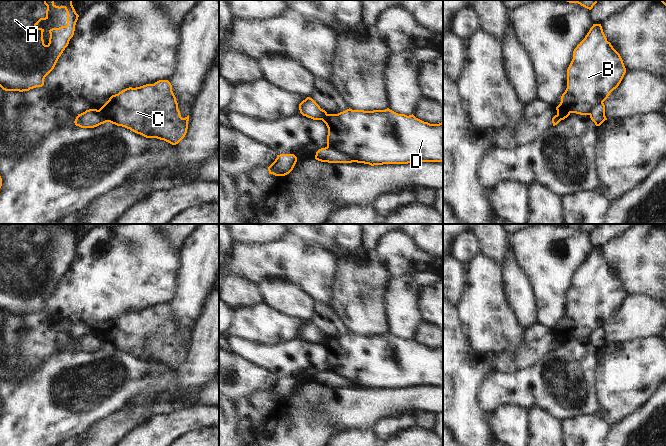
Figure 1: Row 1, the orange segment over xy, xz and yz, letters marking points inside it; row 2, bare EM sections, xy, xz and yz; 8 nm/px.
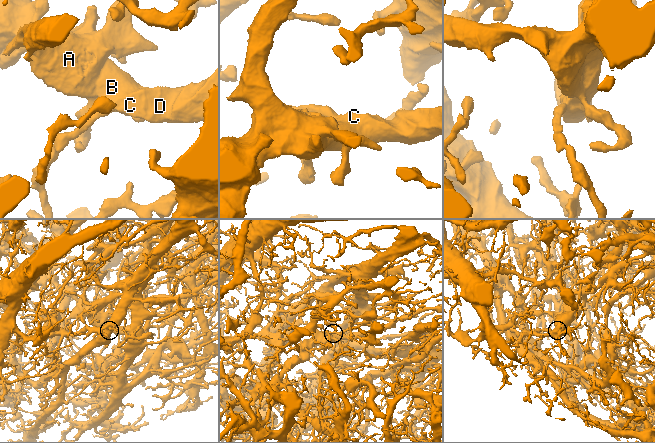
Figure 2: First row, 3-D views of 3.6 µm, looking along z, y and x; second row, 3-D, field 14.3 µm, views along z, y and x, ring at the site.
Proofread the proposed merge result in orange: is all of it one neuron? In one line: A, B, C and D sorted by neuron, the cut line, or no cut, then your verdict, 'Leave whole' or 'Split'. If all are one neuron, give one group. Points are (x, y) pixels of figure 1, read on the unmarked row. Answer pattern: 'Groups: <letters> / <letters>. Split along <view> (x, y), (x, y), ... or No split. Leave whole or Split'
Groups: A / B C D. Split along xz (327, 370), (344, 377), (352, 385). Split

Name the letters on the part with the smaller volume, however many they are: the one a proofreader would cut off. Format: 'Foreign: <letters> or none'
Foreign: B, C, D

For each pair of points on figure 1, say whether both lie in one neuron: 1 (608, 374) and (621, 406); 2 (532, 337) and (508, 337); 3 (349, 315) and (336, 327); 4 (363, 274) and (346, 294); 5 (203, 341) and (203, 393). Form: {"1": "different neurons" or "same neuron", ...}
{"1": "same neuron", "2": "different neurons", "3": "different neurons", "4": "same neuron", "5": "different neurons"}

